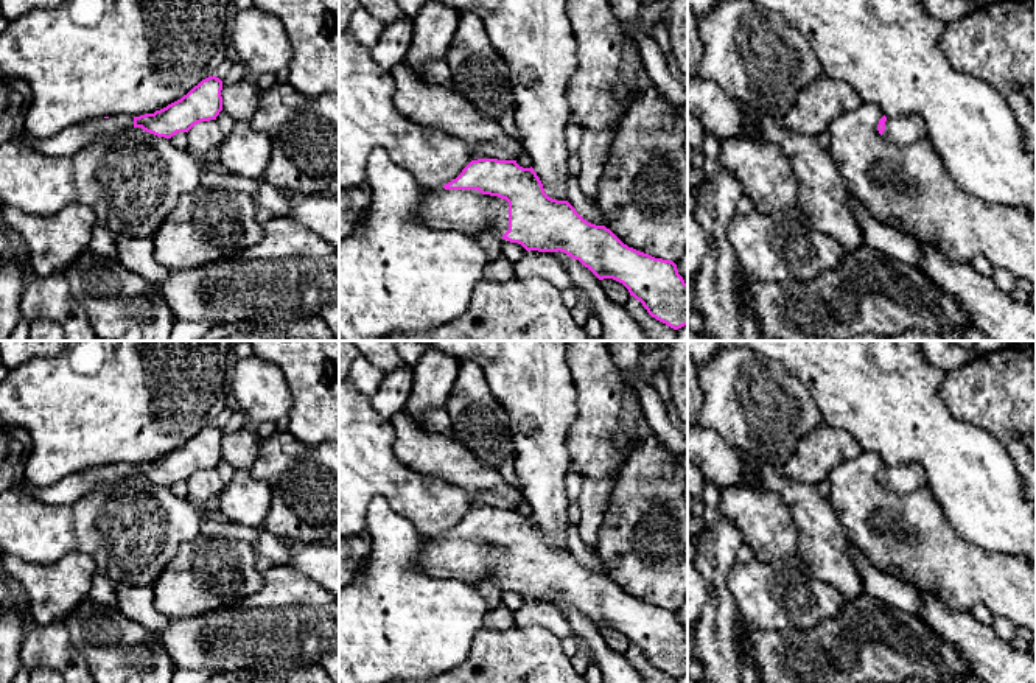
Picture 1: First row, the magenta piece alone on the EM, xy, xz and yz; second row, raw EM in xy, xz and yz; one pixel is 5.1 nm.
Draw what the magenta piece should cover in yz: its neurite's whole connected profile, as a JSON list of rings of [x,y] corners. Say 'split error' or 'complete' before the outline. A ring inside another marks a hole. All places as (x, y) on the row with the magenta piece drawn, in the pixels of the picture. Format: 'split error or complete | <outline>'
split error | [[[885,115],[879,120],[877,131],[888,142],[907,146],[927,135],[927,126],[919,115],[902,115],[887,118]]]

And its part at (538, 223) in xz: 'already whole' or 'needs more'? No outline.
needs more

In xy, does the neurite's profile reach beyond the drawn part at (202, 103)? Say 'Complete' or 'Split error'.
Split error

